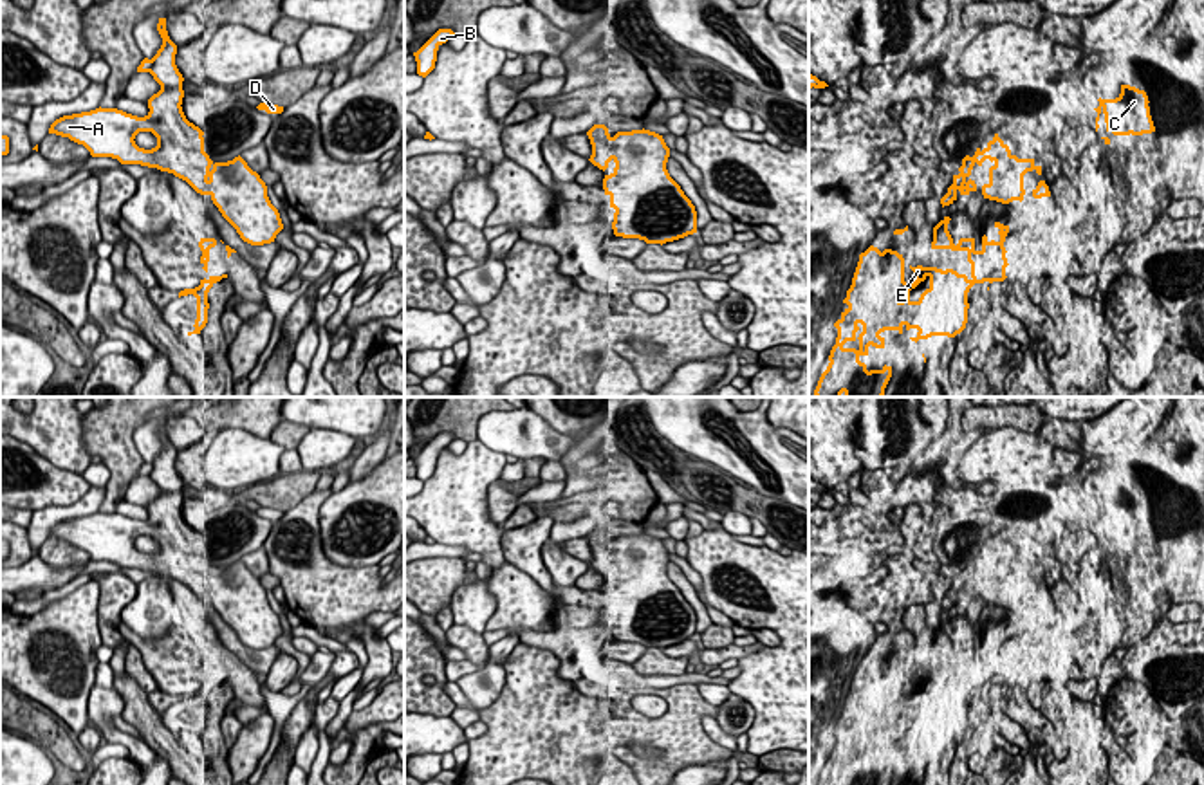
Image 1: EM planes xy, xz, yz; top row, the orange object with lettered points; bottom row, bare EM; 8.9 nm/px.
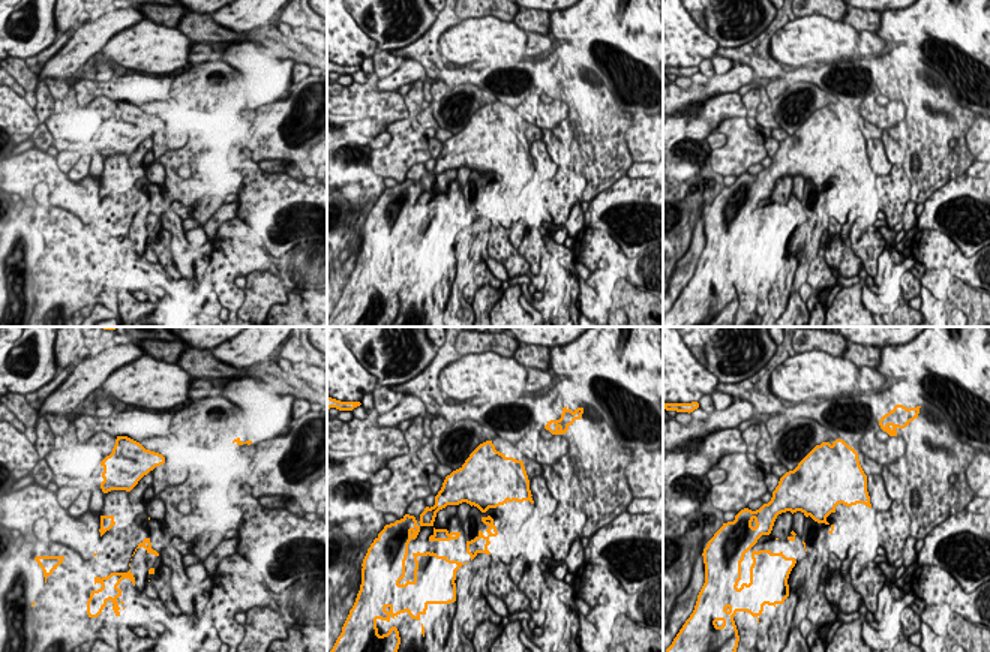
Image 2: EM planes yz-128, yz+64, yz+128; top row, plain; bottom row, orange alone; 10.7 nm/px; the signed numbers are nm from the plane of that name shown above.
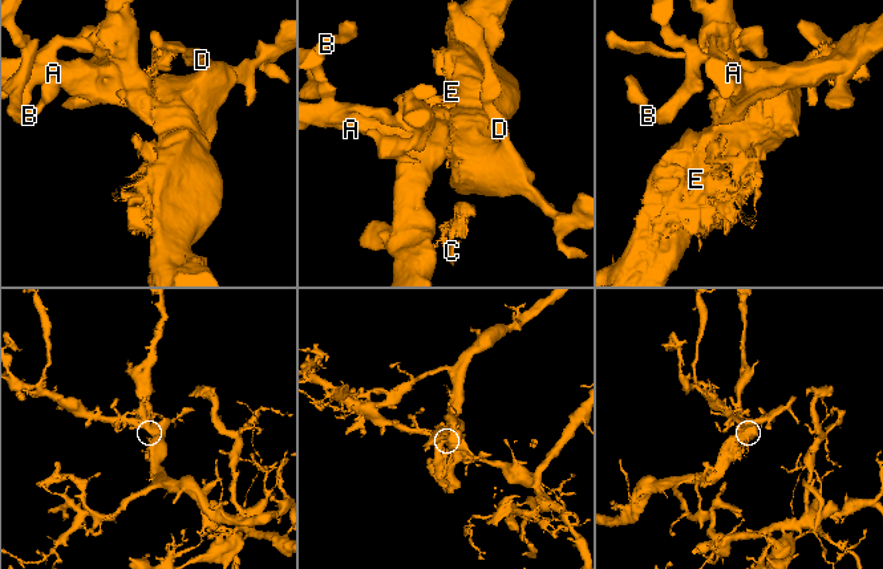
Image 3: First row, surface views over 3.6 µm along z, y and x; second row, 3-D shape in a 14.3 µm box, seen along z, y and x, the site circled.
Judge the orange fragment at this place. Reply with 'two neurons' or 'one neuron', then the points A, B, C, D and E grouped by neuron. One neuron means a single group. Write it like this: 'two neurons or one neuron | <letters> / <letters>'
one neuron | A B C D E

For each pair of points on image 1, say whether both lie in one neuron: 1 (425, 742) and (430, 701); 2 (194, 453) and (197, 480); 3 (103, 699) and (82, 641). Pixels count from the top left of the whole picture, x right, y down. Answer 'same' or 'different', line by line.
1: different
2: same
3: different

